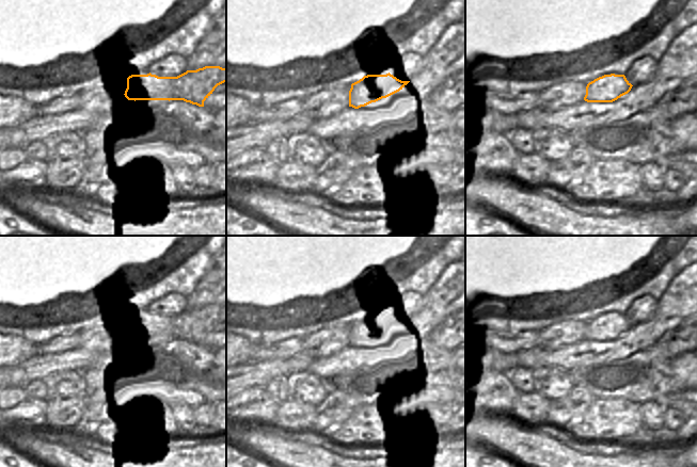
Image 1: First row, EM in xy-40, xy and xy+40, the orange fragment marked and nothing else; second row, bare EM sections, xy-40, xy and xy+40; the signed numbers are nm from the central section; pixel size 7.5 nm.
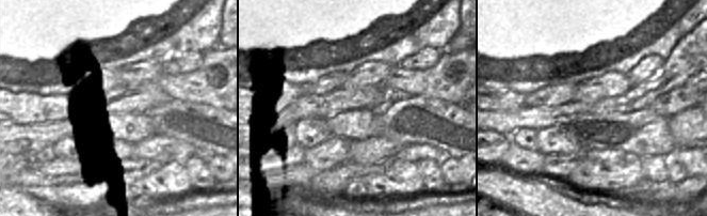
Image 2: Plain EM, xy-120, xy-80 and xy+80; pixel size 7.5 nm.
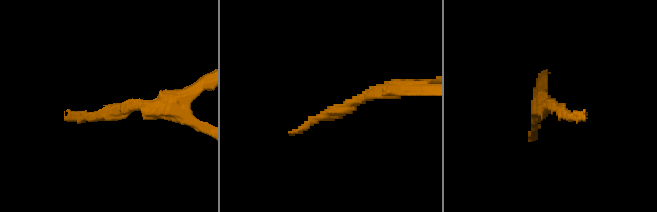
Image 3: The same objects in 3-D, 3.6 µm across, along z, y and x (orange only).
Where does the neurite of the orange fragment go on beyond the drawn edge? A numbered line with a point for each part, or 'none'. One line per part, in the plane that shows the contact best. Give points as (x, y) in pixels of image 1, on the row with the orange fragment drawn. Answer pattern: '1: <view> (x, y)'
none

